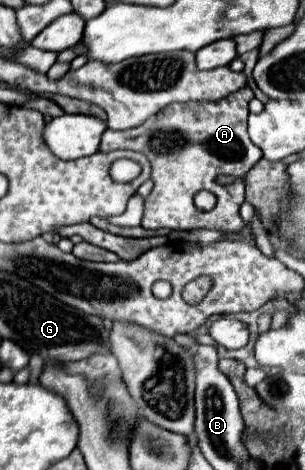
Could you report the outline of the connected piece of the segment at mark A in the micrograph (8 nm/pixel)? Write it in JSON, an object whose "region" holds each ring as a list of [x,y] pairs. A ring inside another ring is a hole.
{"region":[[[246,86],[218,102],[170,104],[138,128],[108,128],[102,134],[100,152],[134,150],[150,160],[150,180],[154,182],[154,188],[144,198],[142,228],[218,228],[224,232],[236,232],[246,226],[240,218],[240,206],[244,202],[244,176],[262,158],[262,150],[250,142],[246,132],[248,102],[252,98],[254,94]],[[220,176],[232,176],[234,182],[218,184]],[[200,190],[208,190],[218,198],[218,206],[214,206],[214,210],[200,212],[194,206],[192,198]]]}

